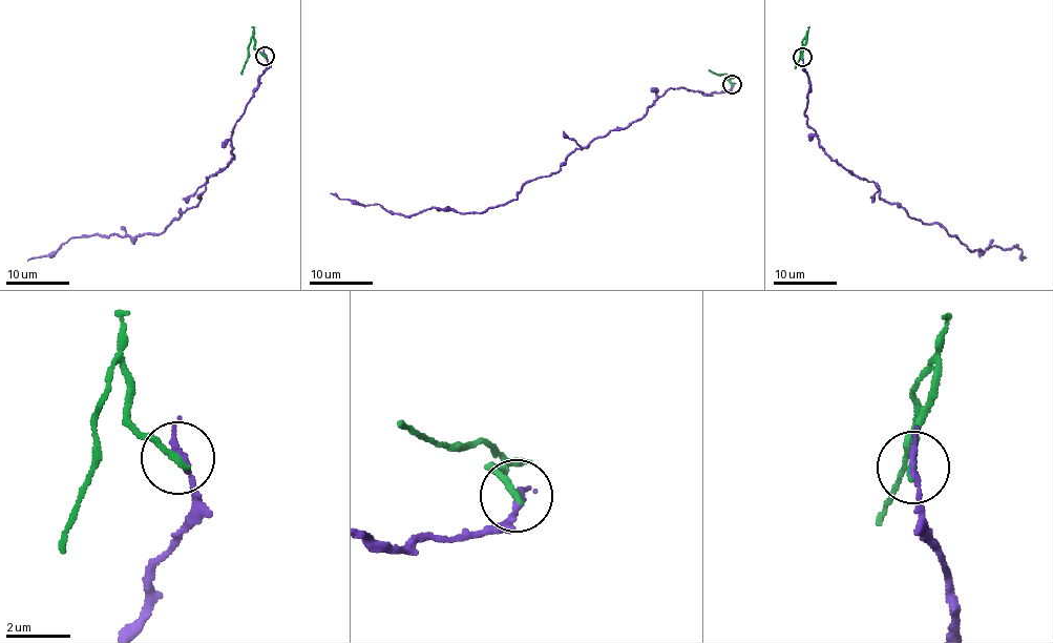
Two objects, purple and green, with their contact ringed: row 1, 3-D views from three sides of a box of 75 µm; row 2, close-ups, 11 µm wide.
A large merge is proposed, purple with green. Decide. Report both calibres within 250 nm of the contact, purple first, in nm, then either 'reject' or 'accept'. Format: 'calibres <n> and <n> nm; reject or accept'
calibres 200 and 220 nm; reject

